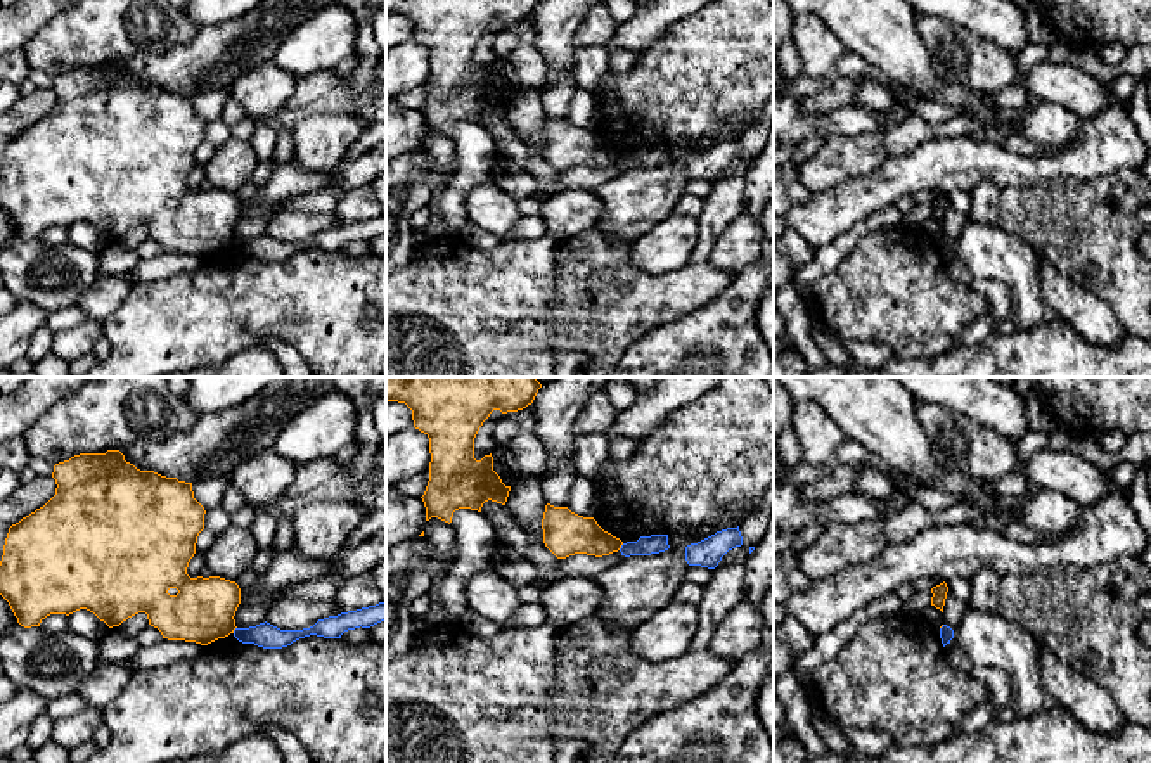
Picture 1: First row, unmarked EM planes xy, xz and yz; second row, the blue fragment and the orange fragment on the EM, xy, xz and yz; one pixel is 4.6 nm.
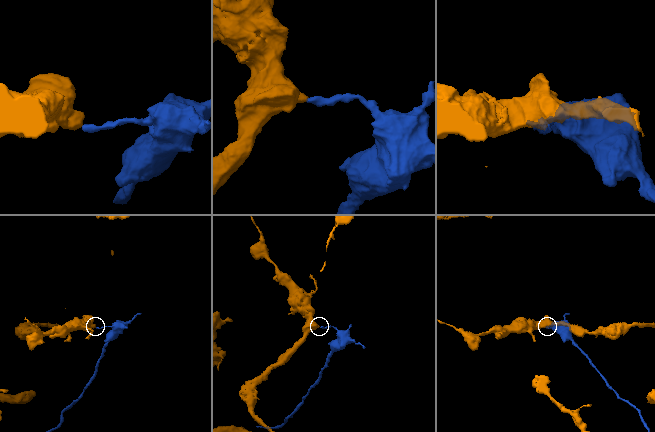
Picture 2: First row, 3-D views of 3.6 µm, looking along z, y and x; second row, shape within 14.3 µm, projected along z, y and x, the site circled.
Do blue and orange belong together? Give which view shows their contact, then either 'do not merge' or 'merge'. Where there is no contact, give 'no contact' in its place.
contact in xz; do not merge

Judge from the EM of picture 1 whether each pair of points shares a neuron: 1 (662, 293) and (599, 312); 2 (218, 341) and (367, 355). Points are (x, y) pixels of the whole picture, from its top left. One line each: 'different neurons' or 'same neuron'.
1: same neuron
2: same neuron

